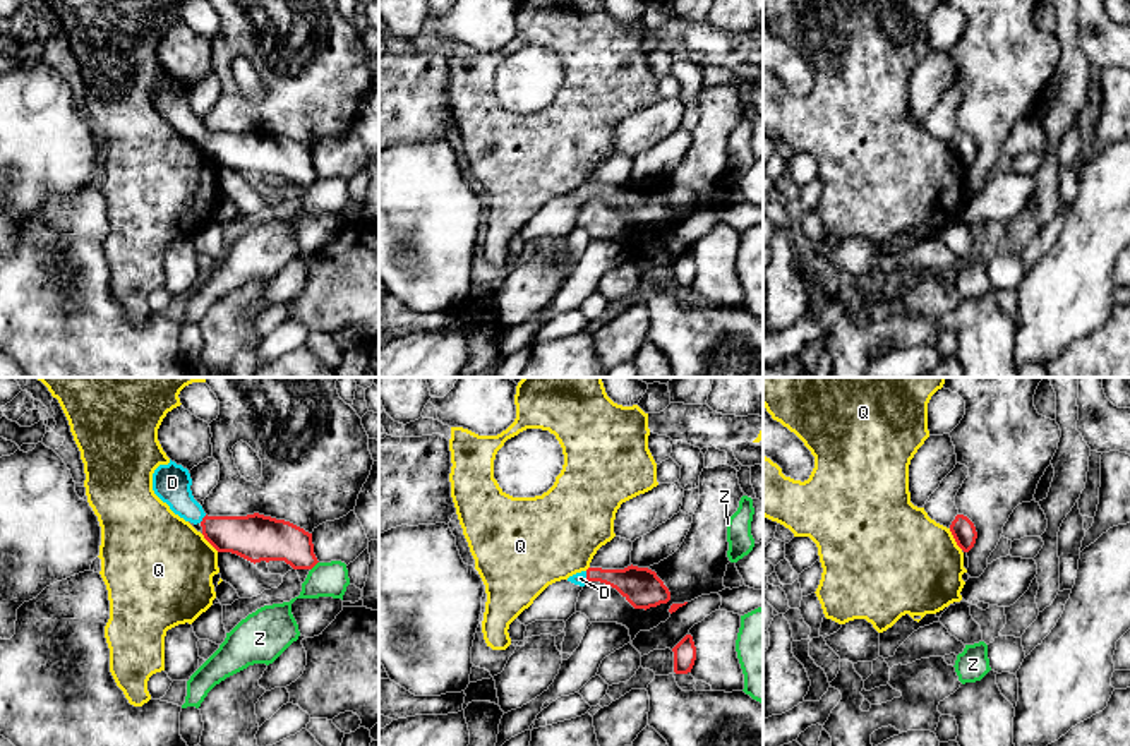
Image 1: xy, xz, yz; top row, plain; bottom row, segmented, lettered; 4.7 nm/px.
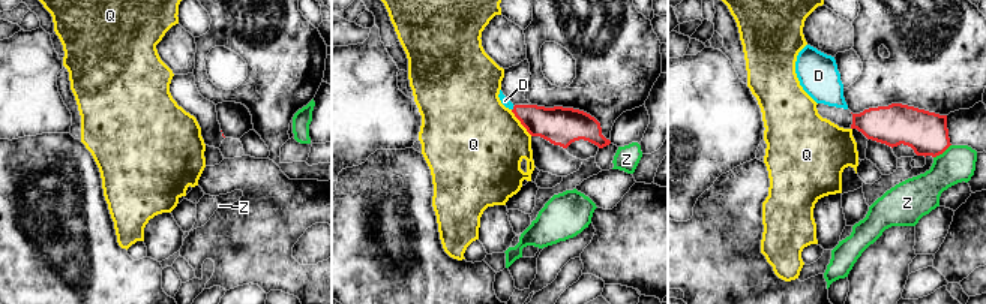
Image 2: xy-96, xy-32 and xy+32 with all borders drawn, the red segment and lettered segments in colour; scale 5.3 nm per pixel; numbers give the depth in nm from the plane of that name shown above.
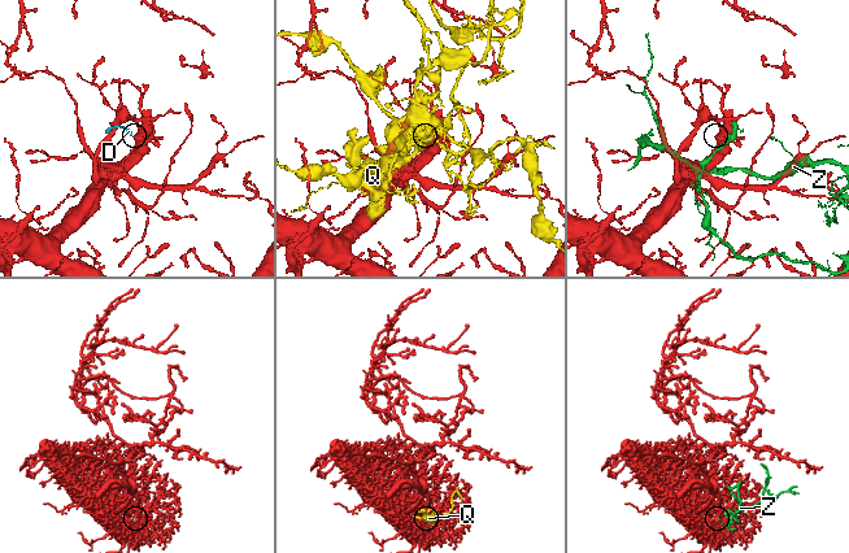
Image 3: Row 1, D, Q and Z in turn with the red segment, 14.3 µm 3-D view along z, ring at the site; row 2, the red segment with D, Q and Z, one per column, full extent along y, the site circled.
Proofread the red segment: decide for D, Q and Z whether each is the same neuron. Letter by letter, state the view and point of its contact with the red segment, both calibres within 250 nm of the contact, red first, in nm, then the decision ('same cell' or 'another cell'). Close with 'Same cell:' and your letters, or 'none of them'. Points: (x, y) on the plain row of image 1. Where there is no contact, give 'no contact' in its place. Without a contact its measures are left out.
D: xz (587, 192) | 170/60 nm | same cell
Q: yz (954, 153) | 110/480 nm | another cell
Z: xy (314, 180) | 200/160 nm | another cell
Same cell: D

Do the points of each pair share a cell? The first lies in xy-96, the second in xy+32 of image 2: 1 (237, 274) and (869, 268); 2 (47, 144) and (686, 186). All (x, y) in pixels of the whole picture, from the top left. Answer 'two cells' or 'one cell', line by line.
1: two cells
2: two cells

